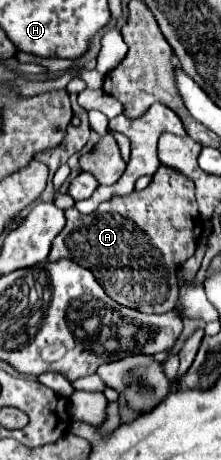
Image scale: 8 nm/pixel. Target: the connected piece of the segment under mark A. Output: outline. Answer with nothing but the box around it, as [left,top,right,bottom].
[50,166,204,314]

